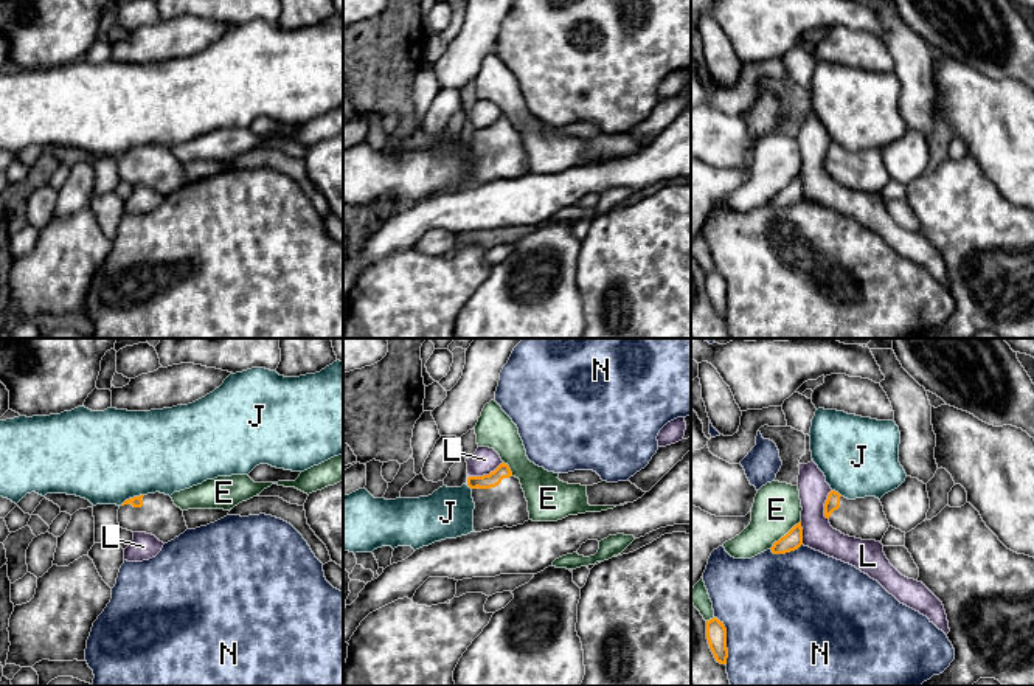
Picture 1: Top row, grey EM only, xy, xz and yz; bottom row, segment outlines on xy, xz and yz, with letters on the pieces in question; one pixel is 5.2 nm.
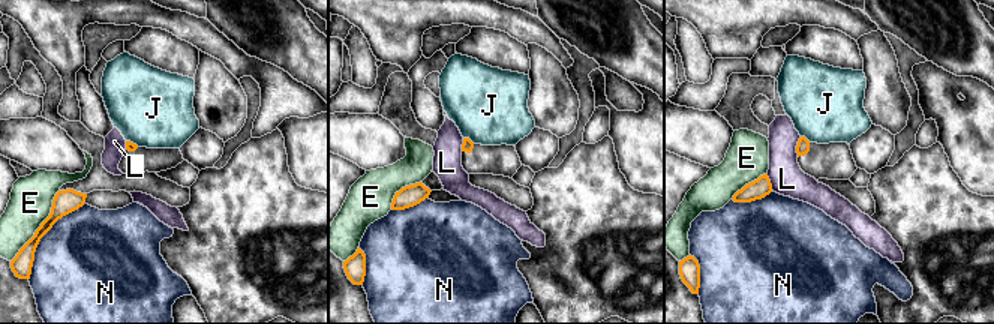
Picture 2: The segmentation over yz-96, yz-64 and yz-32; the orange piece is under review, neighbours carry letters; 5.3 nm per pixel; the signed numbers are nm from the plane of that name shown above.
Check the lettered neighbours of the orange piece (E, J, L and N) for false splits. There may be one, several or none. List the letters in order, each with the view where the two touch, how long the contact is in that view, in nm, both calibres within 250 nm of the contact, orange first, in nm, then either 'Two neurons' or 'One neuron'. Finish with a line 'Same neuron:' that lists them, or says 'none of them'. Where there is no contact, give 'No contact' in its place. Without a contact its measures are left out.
E: Touches orange in yz. Shared border 220 nm. Thickness 100 nm (orange) against 240 nm. Two neurons
J: Touches orange in xy. Shared border 140 nm. Thickness 60 nm (orange) against 480 nm. Two neurons
L: Touches orange in xz. Shared border 190 nm. Thickness 80 nm (orange) against 140 nm. Two neurons
N: Touches orange in yz. Shared border 260 nm. Thickness 110 nm (orange) against 500 nm. Two neurons
Same neuron: none of them

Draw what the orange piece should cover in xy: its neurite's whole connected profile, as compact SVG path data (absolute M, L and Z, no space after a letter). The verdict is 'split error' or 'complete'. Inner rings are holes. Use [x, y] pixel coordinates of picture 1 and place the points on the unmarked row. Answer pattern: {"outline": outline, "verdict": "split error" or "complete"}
{"outline": "M160 144L126 152L118 161L118 175L132 185L152 186L163 196L188 182L183 163L169 147Z", "verdict": "split error"}

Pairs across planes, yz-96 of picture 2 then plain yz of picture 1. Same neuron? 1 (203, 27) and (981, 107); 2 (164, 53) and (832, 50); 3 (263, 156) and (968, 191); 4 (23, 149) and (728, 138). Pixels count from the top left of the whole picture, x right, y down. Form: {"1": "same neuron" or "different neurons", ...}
{"1": "different neurons", "2": "same neuron", "3": "same neuron", "4": "same neuron"}

